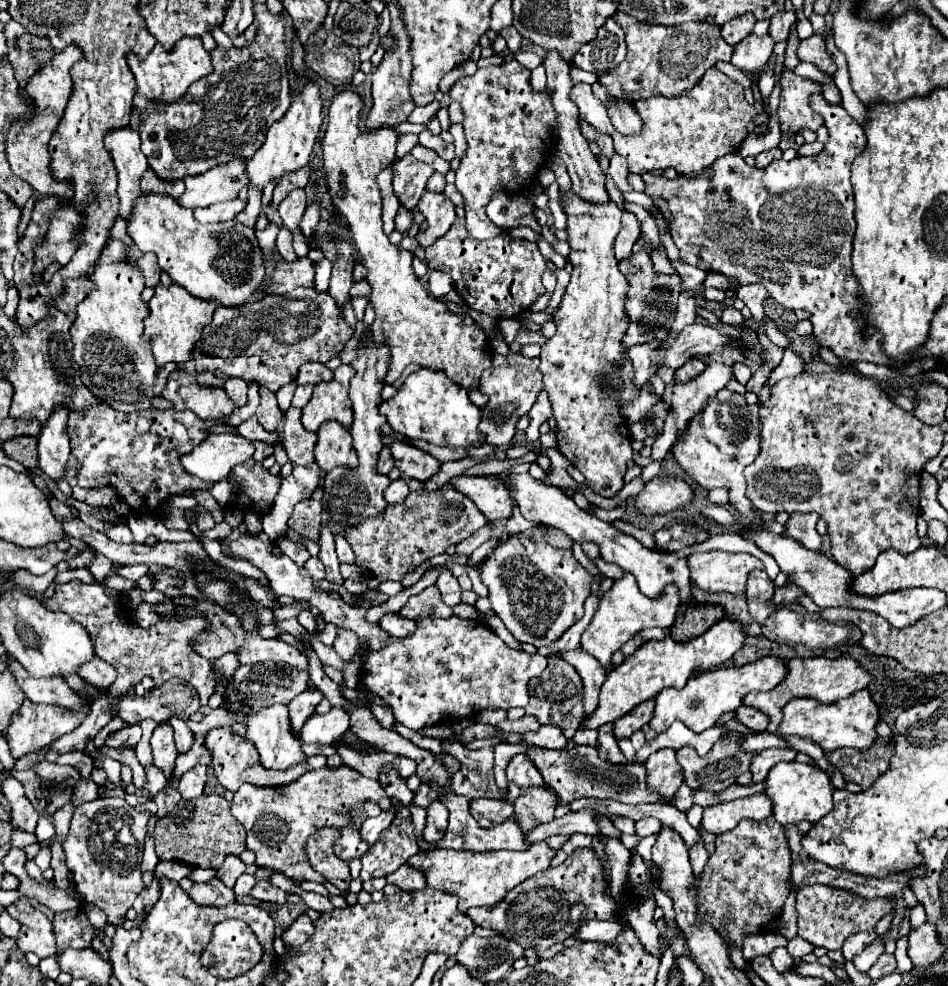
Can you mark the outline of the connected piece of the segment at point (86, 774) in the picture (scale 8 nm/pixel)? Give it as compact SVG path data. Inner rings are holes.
M85 753L85 757L87 757L85 763L73 763L81 771L81 781L75 785L75 791L73 791L73 803L75 803L75 807L97 797L97 787L95 787L93 779L91 779L93 759L87 753Z

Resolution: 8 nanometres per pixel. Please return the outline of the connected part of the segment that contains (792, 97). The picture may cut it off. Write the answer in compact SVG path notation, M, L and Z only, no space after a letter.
M797 23L791 27L791 35L787 39L787 51L783 61L783 73L779 79L781 85L781 103L779 103L779 123L783 133L797 133L803 127L817 131L823 125L823 117L811 109L811 95L821 95L823 89L817 81L795 75L793 69L801 63L797 57L797 47L801 39L797 37Z

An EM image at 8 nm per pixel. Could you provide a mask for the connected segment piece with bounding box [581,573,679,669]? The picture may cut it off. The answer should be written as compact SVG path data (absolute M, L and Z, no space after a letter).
M625 573L621 579L617 579L613 583L613 587L607 593L601 595L599 607L597 607L589 627L581 635L581 649L587 651L589 655L593 655L605 669L609 669L611 655L617 649L621 649L629 639L633 639L633 635L637 635L643 629L649 629L649 627L671 627L675 621L675 615L677 615L677 607L679 607L677 589L673 589L671 585L659 599L649 599L647 595L643 595L639 591L635 577Z

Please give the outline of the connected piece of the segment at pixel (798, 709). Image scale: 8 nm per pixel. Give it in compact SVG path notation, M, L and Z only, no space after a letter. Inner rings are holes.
M869 689L857 691L835 703L837 705L825 705L825 703L819 703L813 699L791 699L783 707L783 721L779 725L779 733L783 737L797 735L797 737L809 739L809 741L817 743L825 753L831 753L841 747L867 749L873 743L873 739L877 737L875 723L880 720L879 706L872 699Z

